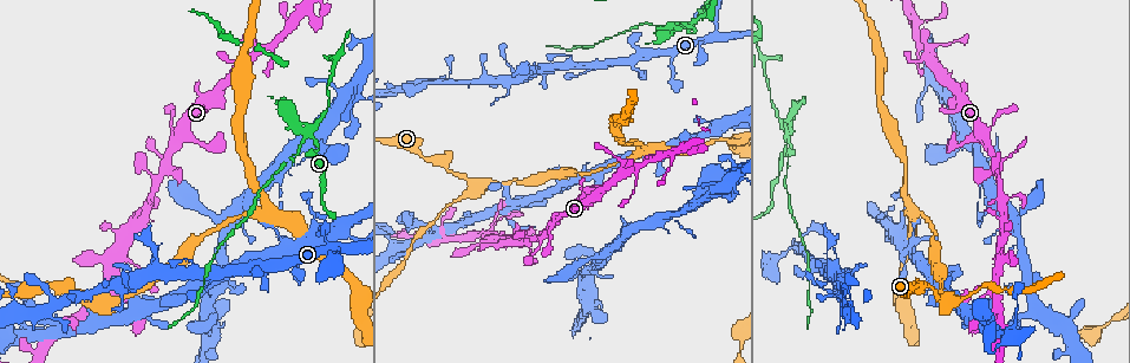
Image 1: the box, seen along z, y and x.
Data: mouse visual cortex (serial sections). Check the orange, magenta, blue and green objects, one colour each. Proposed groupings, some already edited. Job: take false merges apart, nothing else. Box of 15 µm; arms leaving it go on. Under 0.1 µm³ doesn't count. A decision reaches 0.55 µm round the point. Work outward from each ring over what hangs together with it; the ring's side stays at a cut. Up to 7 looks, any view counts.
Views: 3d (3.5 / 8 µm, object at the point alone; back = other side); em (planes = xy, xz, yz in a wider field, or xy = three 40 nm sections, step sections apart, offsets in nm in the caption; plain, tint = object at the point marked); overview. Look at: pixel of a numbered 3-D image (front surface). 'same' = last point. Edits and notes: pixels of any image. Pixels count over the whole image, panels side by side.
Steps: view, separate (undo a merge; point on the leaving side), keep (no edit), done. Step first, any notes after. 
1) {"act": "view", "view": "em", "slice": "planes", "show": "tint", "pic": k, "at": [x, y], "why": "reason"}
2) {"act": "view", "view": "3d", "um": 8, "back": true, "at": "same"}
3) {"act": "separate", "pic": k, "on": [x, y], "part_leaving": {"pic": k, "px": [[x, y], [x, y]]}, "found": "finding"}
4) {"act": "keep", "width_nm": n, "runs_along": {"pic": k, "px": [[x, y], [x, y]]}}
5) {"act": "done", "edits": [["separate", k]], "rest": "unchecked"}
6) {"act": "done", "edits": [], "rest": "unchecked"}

{"act": "view", "view": "3d", "um": 3.5, "pic": 1, "at": [997, 282], "why": "narrows sharply"}

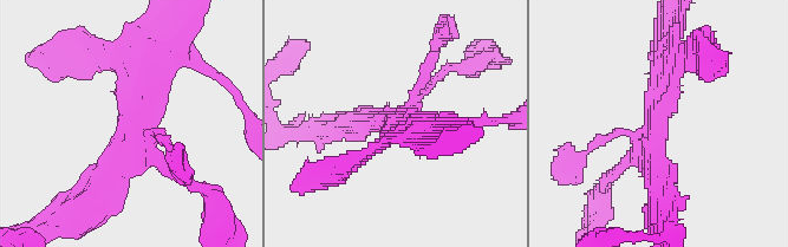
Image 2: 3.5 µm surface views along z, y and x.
{"act": "view", "view": "em", "slice": "xy", "step": 3, "show": "tint", "pic": 2, "at": [132, 125], "why": "need the tissue"}

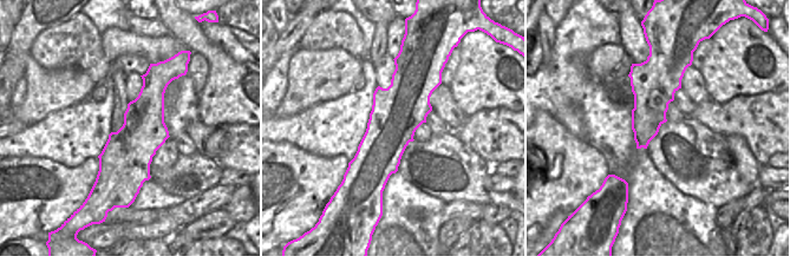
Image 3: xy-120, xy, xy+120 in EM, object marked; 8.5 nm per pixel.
{"act": "view", "view": "em", "slice": "xy", "step": 1, "show": "tint", "at": "same", "why": "cut it another way"}

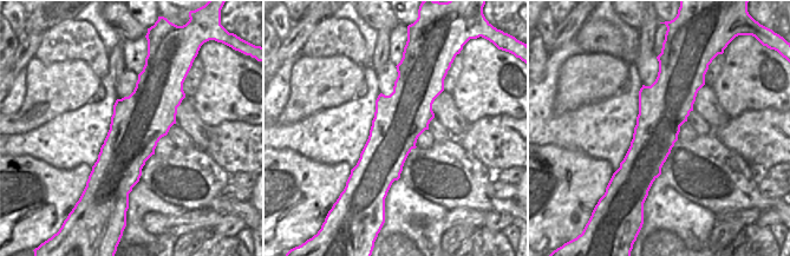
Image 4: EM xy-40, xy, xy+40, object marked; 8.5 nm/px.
{"act": "keep", "width_nm": 440, "runs_along": {"pic": 2, "px": [[150, 53], [147, 101], [92, 195]]}, "found": "one cell here"}

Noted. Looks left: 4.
{"act": "view", "view": "3d", "um": 8, "pic": 1, "at": [321, 199], "why": "thin neck"}

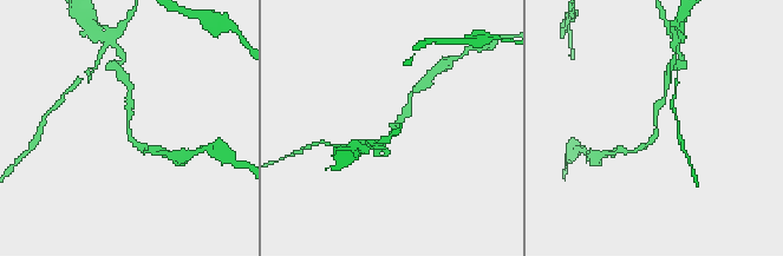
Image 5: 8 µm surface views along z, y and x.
{"act": "view", "view": "em", "slice": "xy", "step": 1, "show": "tint", "pic": 5, "at": [653, 125], "arm_widths_nm": [200, 200]}

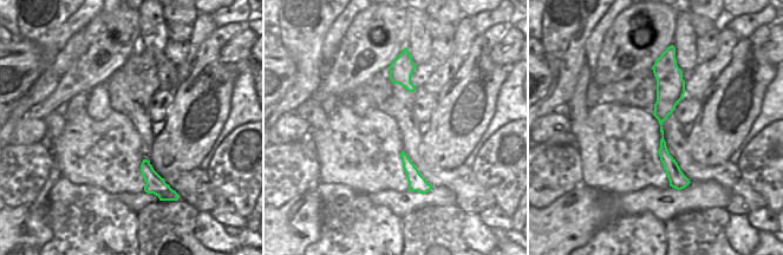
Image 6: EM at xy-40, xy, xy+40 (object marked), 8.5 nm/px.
{"act": "keep", "runs_along": {"pic": 6, "px": [[669, 65], [660, 129], [678, 185]]}, "found": "all the same cell"}

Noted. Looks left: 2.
{"act": "view", "view": "3d", "um": 3.5, "back": true, "pic": 1, "at": [788, 134], "why": "thin neck"}

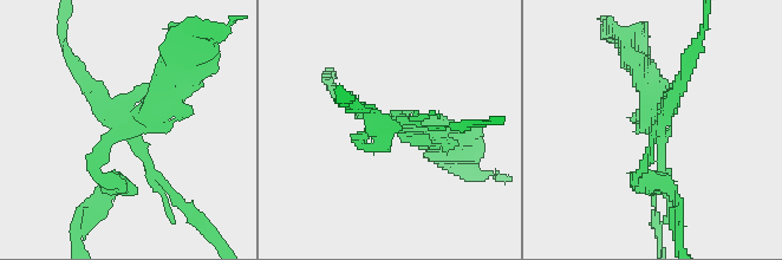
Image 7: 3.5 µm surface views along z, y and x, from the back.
{"act": "view", "view": "em", "slice": "planes", "show": "tint", "pic": 7, "at": [123, 132]}

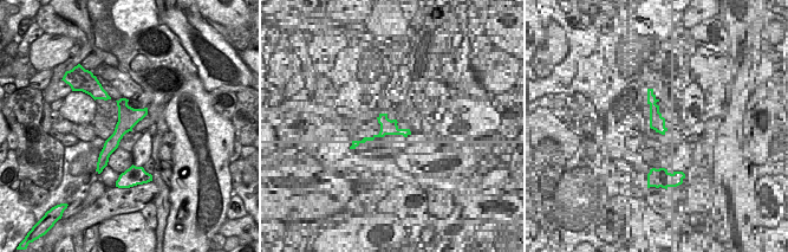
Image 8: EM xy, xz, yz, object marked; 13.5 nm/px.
{"act": "separate", "pic": 7, "on": [90, 92], "found": "a second cell is stuck on"}

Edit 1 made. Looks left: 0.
{"act": "done", "edits": [["separate", 7]], "rest": "unchecked"}

